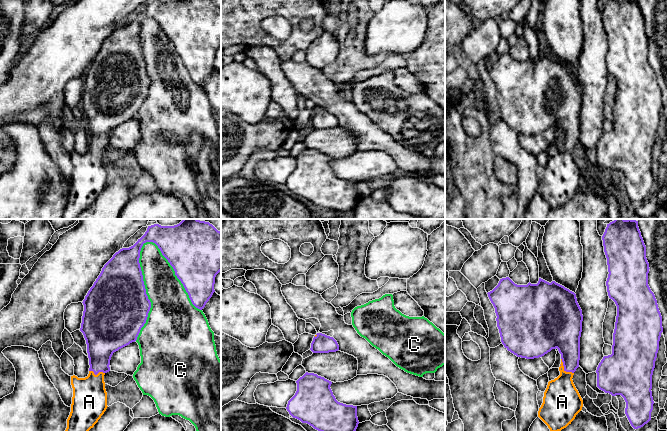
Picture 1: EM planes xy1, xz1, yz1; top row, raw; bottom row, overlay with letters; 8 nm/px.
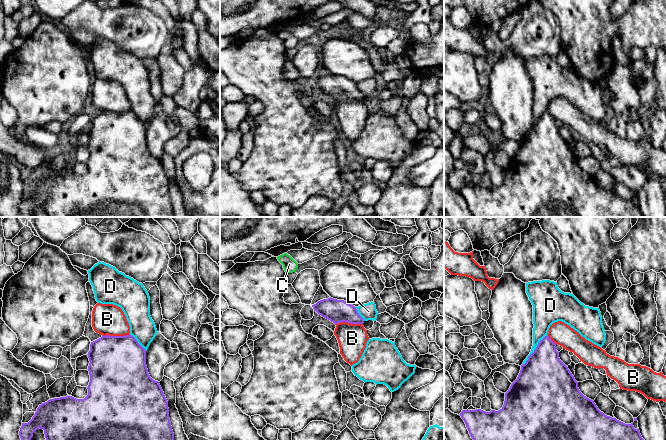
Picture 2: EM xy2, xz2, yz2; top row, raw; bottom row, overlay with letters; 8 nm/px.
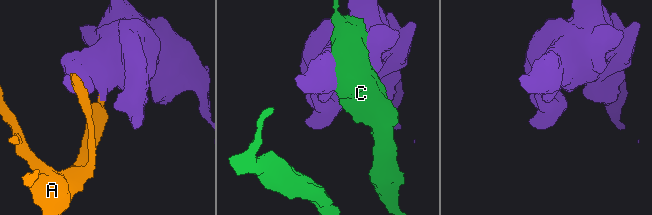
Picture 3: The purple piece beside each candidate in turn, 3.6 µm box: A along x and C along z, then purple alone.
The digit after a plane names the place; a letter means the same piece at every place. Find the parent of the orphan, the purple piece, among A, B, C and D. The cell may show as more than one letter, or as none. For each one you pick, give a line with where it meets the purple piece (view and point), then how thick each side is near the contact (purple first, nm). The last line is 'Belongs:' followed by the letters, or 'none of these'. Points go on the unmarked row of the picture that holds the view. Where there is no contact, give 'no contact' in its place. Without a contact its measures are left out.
A: contact yz1 (564, 144); calibres 220 and 300 nm
Belongs: A

